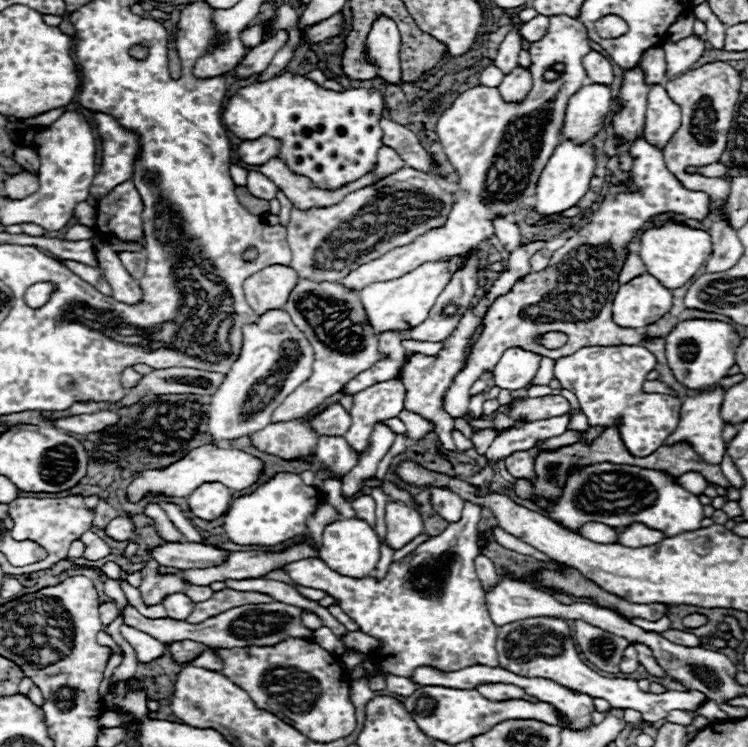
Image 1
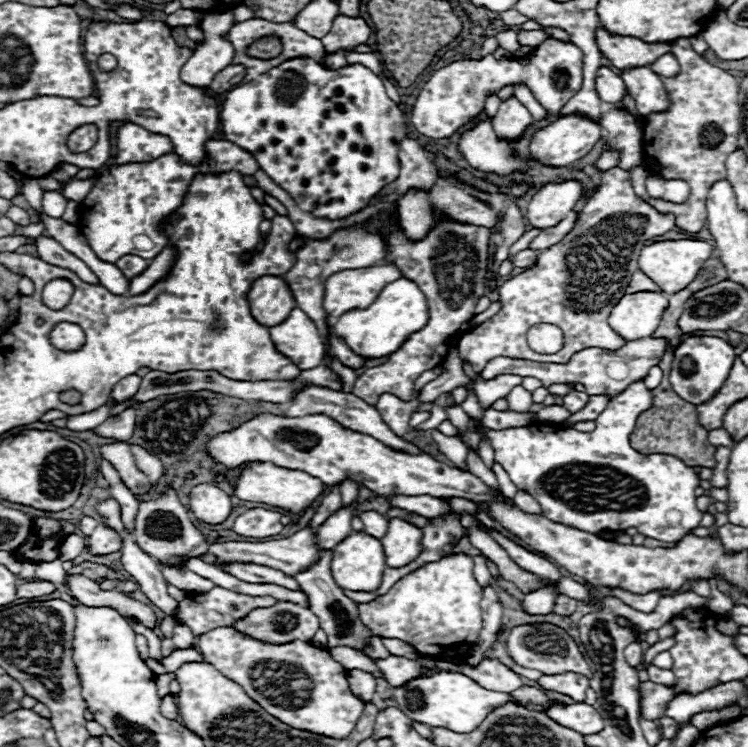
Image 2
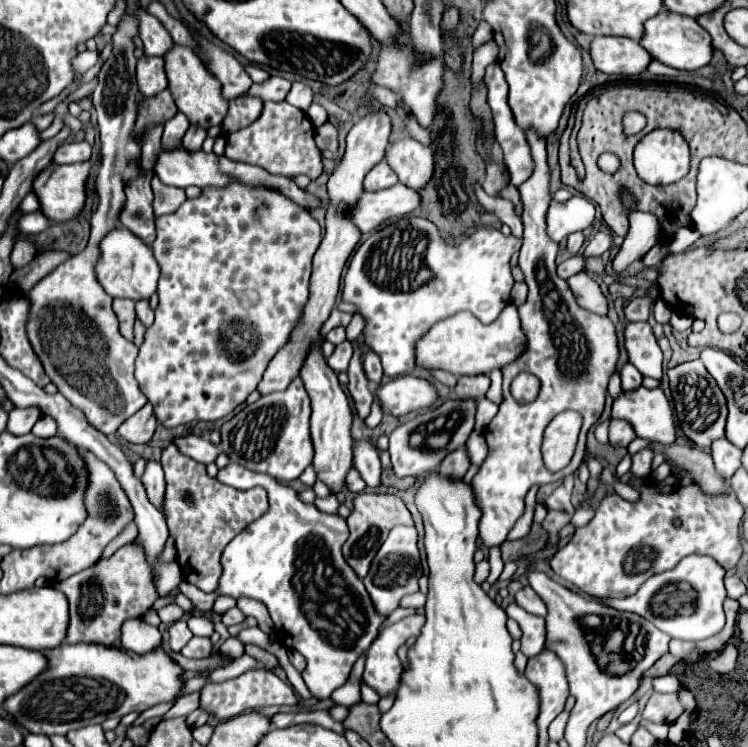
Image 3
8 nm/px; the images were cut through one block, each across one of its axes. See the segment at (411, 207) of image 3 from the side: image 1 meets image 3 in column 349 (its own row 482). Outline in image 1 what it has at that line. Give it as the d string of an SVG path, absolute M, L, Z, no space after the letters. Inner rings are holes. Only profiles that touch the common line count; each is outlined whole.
M206 482L188 496L190 512L206 522L214 522L230 508L232 492L220 482Z

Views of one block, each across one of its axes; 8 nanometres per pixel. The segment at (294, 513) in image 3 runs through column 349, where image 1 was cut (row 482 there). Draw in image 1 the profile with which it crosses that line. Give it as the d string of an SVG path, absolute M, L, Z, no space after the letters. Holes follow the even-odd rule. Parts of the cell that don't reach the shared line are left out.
M612 462L572 468L556 504L548 502L546 498L534 498L532 502L570 530L580 530L586 522L602 522L612 528L644 524L670 538L680 532L698 530L700 520L704 518L698 496L676 484L676 476L670 476L664 470Z

